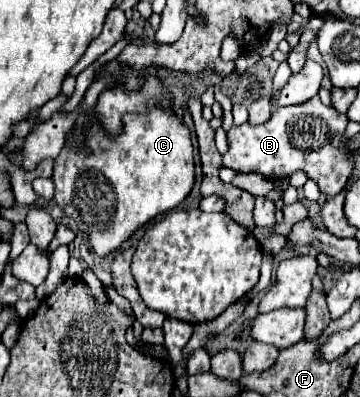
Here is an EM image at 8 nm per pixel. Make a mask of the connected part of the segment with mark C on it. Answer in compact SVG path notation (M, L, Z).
M150 110L150 114L126 114L126 118L122 118L122 134L118 134L118 138L106 138L106 134L102 134L102 126L98 126L98 122L94 122L94 130L90 130L90 138L86 138L86 150L72 152L72 150L62 148L60 156L54 162L54 176L52 178L56 184L56 192L54 192L56 204L78 224L78 228L82 232L90 234L88 244L90 244L92 252L98 256L106 256L106 254L114 252L124 240L128 240L142 224L152 220L156 214L176 208L190 194L192 184L194 184L194 148L192 148L192 140L190 140L190 130L178 120L176 114L166 114L164 110Z

